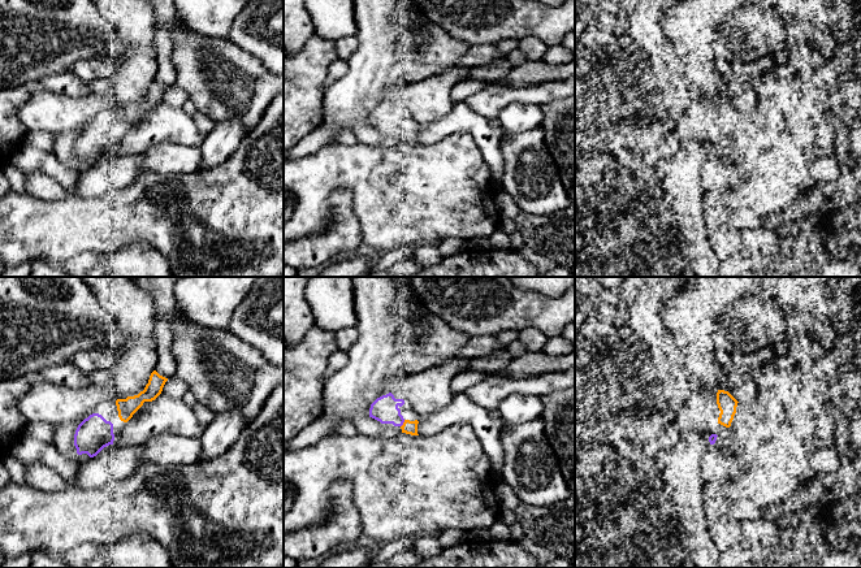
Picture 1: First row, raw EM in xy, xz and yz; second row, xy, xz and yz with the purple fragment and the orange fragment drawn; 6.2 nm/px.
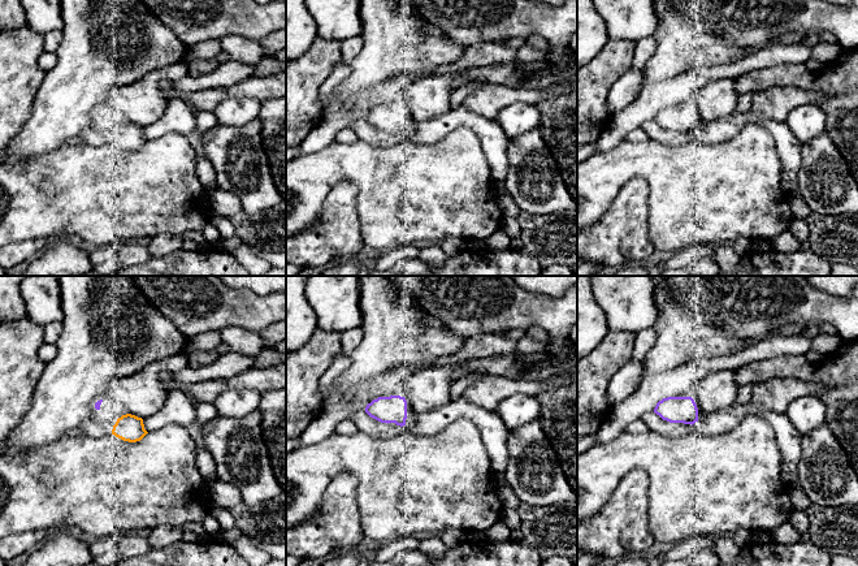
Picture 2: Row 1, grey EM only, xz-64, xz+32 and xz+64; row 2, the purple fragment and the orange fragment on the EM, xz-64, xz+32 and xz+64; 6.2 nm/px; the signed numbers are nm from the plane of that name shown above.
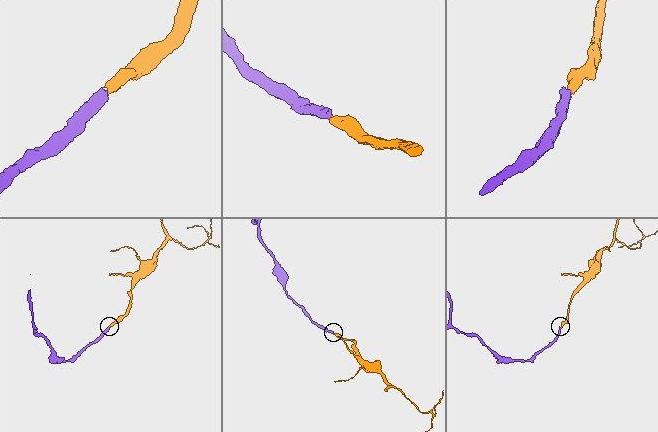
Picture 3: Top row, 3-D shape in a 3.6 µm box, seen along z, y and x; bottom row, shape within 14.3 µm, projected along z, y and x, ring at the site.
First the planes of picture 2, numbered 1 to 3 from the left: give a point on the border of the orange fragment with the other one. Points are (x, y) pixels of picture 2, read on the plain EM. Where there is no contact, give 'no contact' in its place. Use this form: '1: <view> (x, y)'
1: no contact
2: no contact
3: no contact

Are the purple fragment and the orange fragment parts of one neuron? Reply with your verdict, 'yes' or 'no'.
yes

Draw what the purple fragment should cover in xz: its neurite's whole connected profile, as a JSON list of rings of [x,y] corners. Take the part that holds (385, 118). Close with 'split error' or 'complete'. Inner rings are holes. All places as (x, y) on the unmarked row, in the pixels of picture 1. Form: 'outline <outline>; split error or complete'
outline [[[391,101],[377,107],[369,117],[369,126],[380,130],[381,133],[393,133],[399,135],[402,142],[419,144],[417,133],[419,130],[404,129],[401,123],[401,116],[404,113],[403,108],[395,108]]]; split error

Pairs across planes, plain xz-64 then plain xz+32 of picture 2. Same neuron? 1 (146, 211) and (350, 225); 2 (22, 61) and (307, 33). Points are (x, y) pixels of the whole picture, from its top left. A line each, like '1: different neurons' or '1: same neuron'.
1: different neurons
2: different neurons

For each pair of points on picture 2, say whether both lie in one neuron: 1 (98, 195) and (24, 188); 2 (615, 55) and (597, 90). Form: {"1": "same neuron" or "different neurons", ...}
{"1": "same neuron", "2": "same neuron"}

